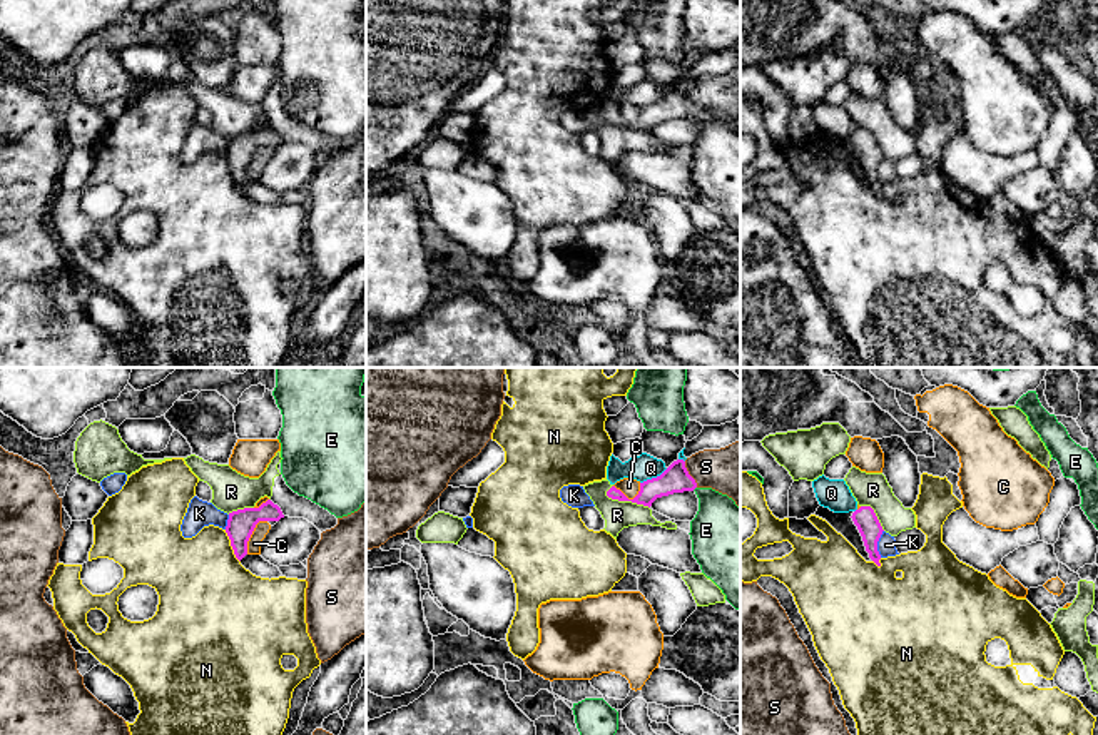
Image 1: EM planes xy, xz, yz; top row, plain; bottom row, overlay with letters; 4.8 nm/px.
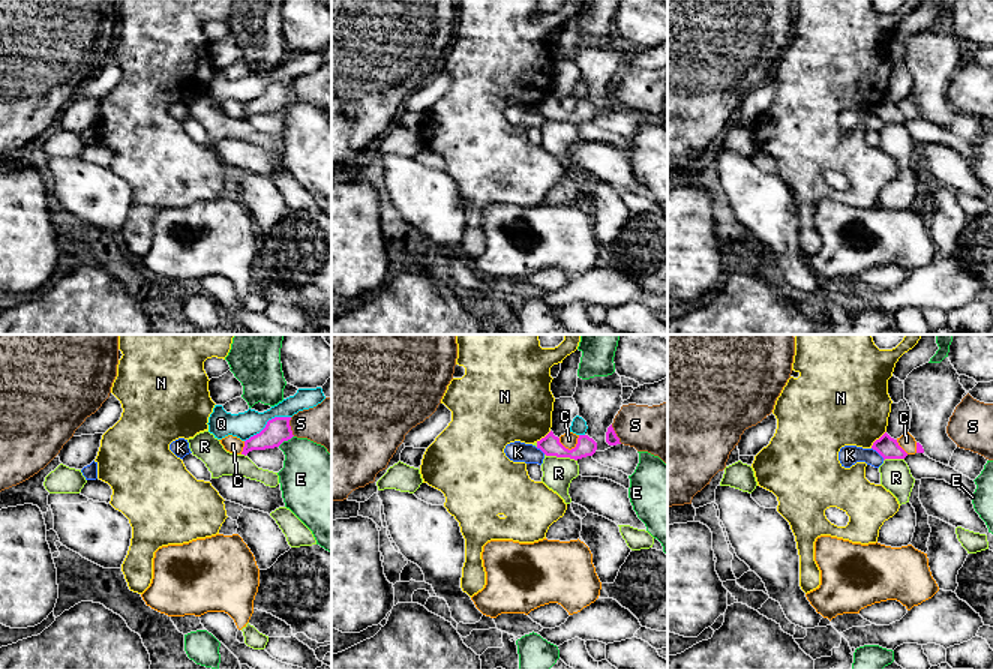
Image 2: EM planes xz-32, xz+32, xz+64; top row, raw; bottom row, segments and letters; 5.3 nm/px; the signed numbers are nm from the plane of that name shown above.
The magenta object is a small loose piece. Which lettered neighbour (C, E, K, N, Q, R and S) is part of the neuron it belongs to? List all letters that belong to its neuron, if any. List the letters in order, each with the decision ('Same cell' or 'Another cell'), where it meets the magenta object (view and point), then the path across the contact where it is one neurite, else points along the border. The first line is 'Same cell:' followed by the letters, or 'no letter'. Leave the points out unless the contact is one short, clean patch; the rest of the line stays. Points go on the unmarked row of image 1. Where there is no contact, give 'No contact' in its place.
Same cell: Q
C: Another cell. Touches magenta at xy (251, 159). Boundary: xy (266, 146), (256, 151), (246, 179)
E: Another cell. Touches magenta at xz (694, 114). Boundary: xz (696, 112), (692, 116)
K: Another cell. Touches magenta at yz (876, 169). Boundary: yz (883, 156), (878, 166), (879, 182)
N: Another cell. Touches magenta at xy (231, 171). Boundary: xy (224, 156), (239, 187)
Q: Same cell. Touches magenta at xz (654, 104)
R: Another cell. Touches magenta at xz (627, 126). Boundary: xz (605, 117), (612, 124), (630, 126), (649, 134)
S: Another cell. Touches magenta at xz (689, 101). Boundary: xz (684, 87), (697, 112)

